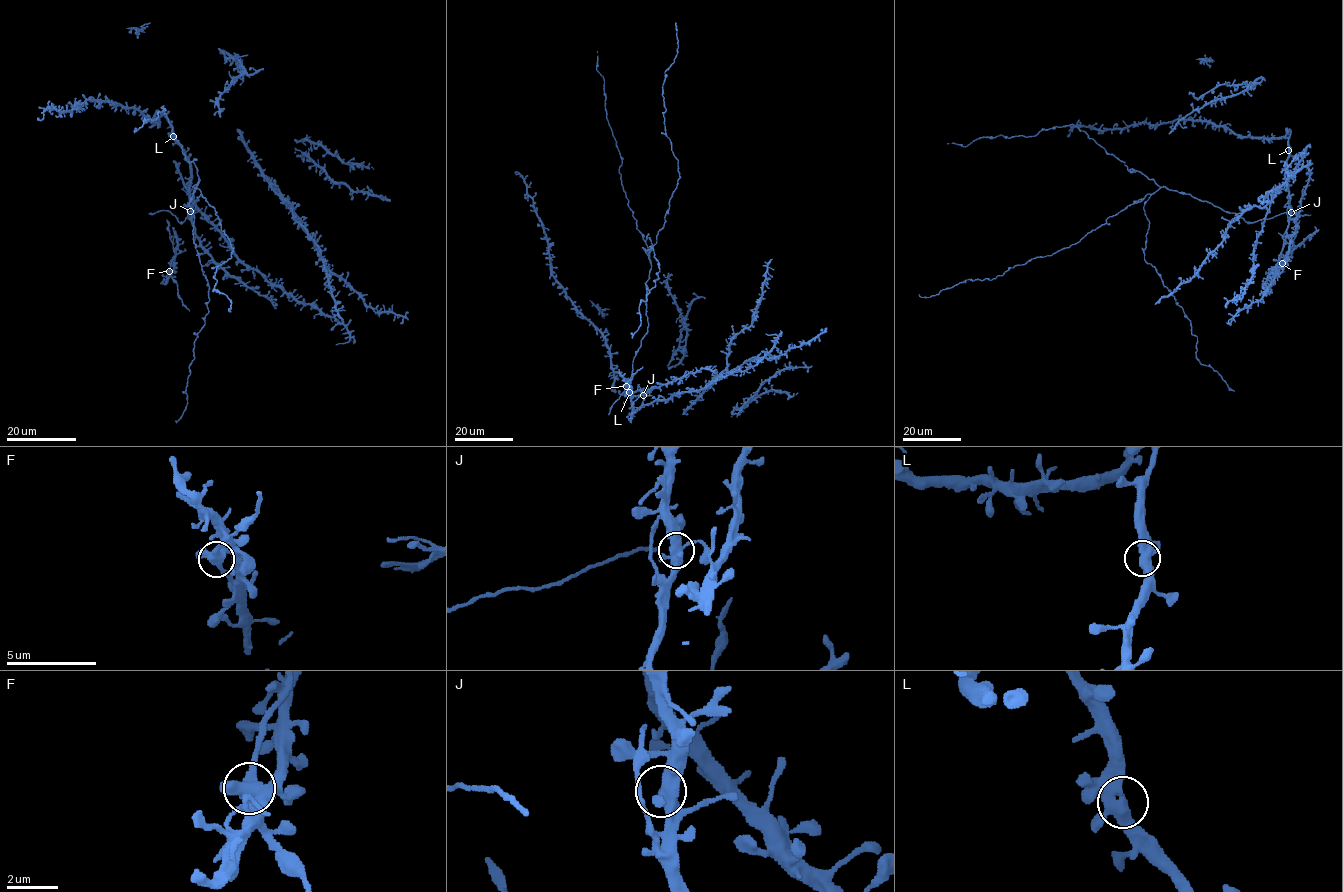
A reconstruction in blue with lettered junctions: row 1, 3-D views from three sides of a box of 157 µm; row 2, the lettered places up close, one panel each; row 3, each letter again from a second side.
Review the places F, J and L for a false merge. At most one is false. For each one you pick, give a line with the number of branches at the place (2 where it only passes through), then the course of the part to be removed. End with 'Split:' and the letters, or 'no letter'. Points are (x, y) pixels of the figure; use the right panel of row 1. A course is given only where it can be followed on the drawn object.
F: 3 branches meet; foreign part runs (1282, 263), (1299, 220)
Split: F

